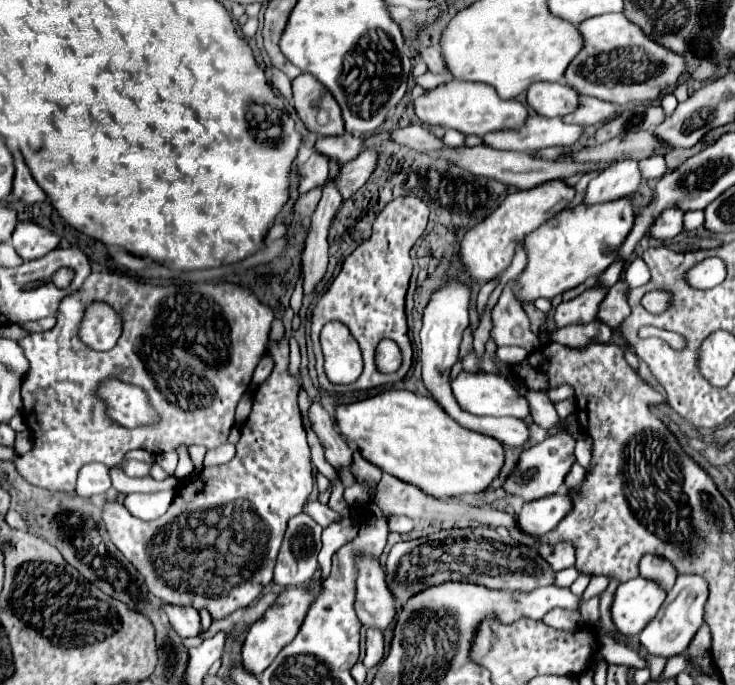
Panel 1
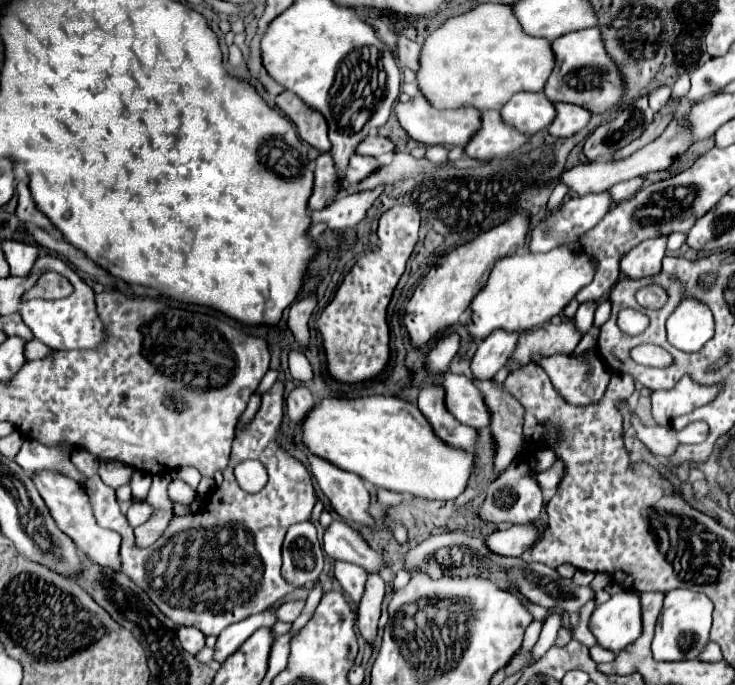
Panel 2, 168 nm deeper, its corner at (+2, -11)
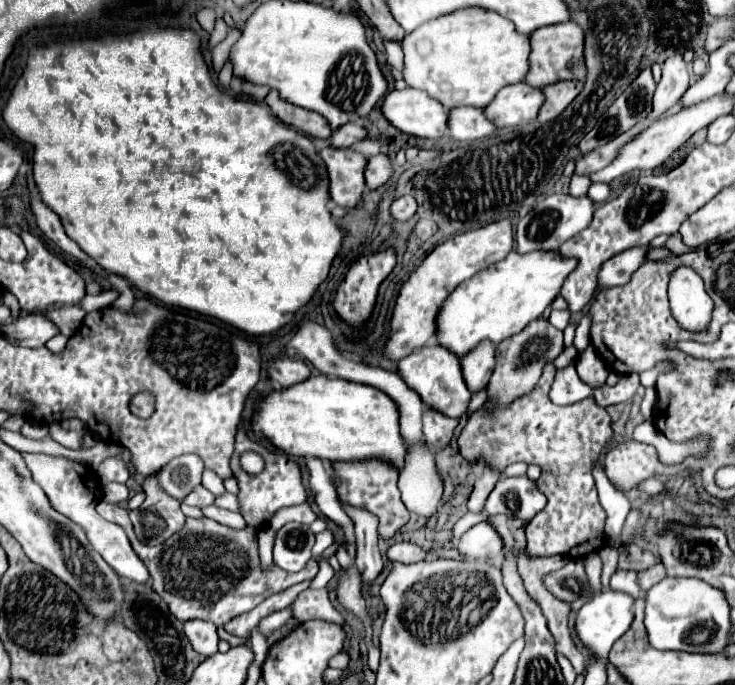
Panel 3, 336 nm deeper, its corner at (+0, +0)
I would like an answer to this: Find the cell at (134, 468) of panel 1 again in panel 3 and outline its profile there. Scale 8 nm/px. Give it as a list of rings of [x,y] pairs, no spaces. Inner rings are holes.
[[[106,482],[106,484],[102,484],[102,494],[104,494],[104,498],[118,504],[118,502],[128,498],[128,486],[118,484],[118,482]]]

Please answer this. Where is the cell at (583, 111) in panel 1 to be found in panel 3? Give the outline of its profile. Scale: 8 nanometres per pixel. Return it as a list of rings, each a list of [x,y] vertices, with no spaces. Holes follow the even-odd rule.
[[[560,82],[560,84],[550,84],[546,88],[542,88],[546,100],[540,108],[540,116],[538,120],[540,122],[550,122],[554,118],[558,118],[568,106],[570,102],[582,92],[582,86],[584,84],[578,84],[578,82]]]

